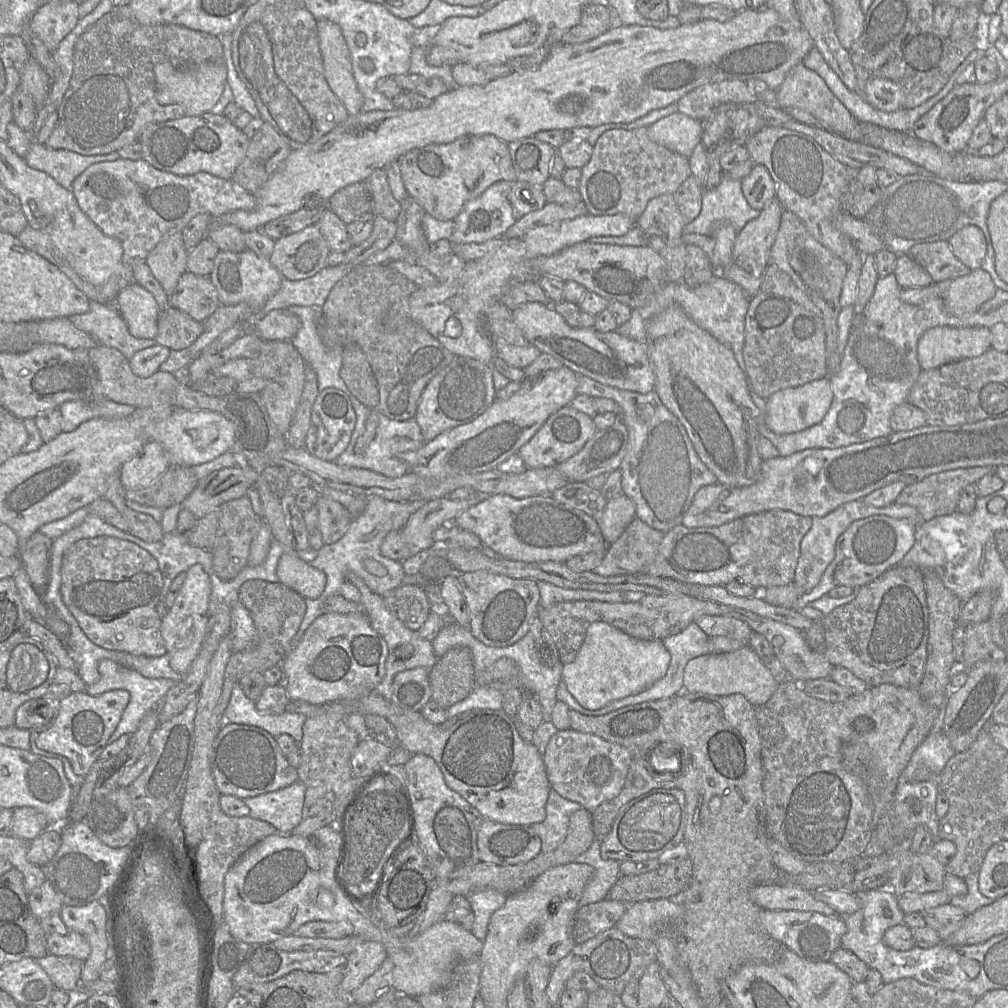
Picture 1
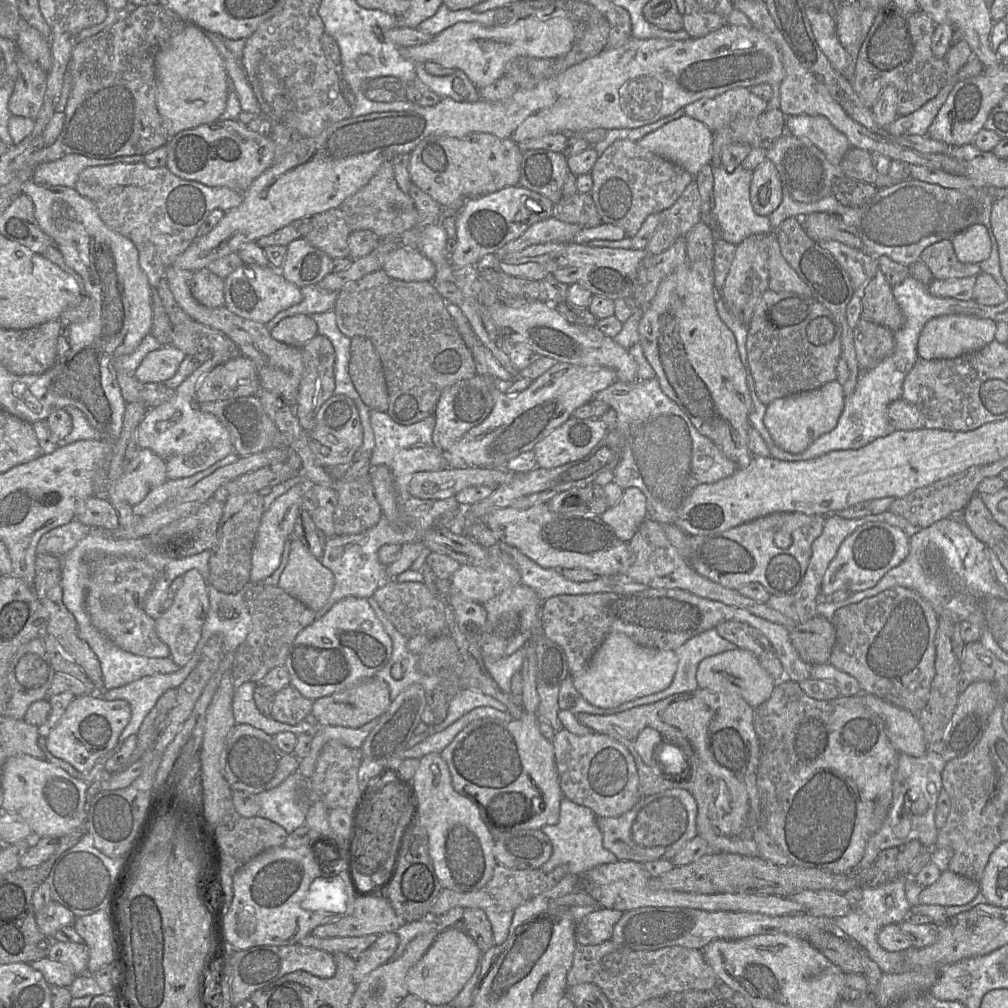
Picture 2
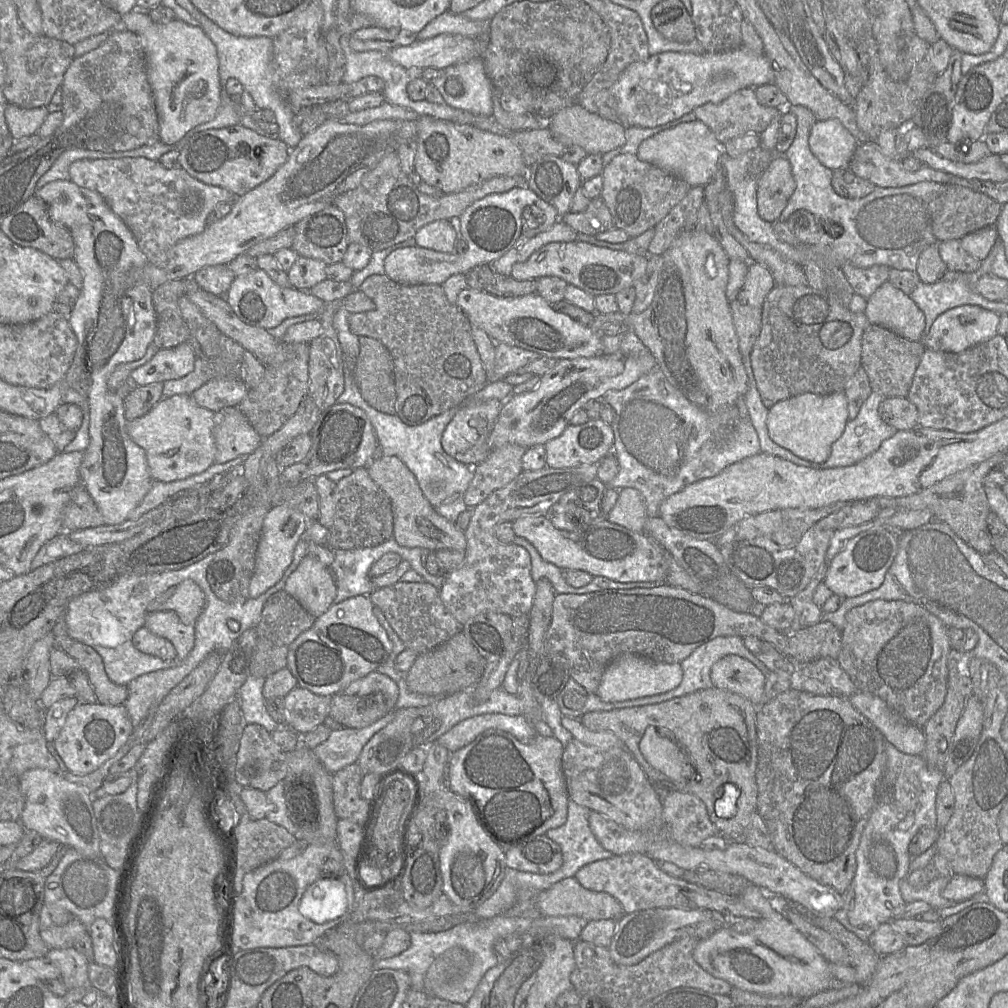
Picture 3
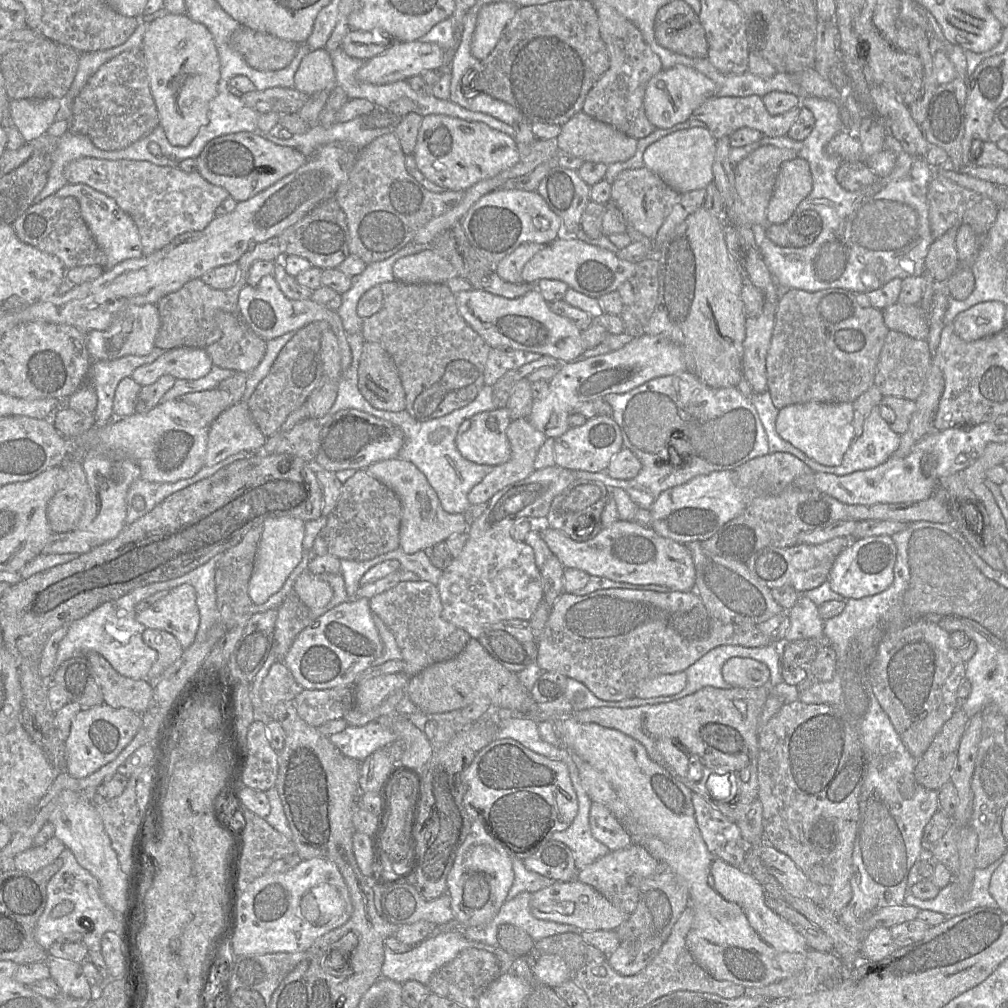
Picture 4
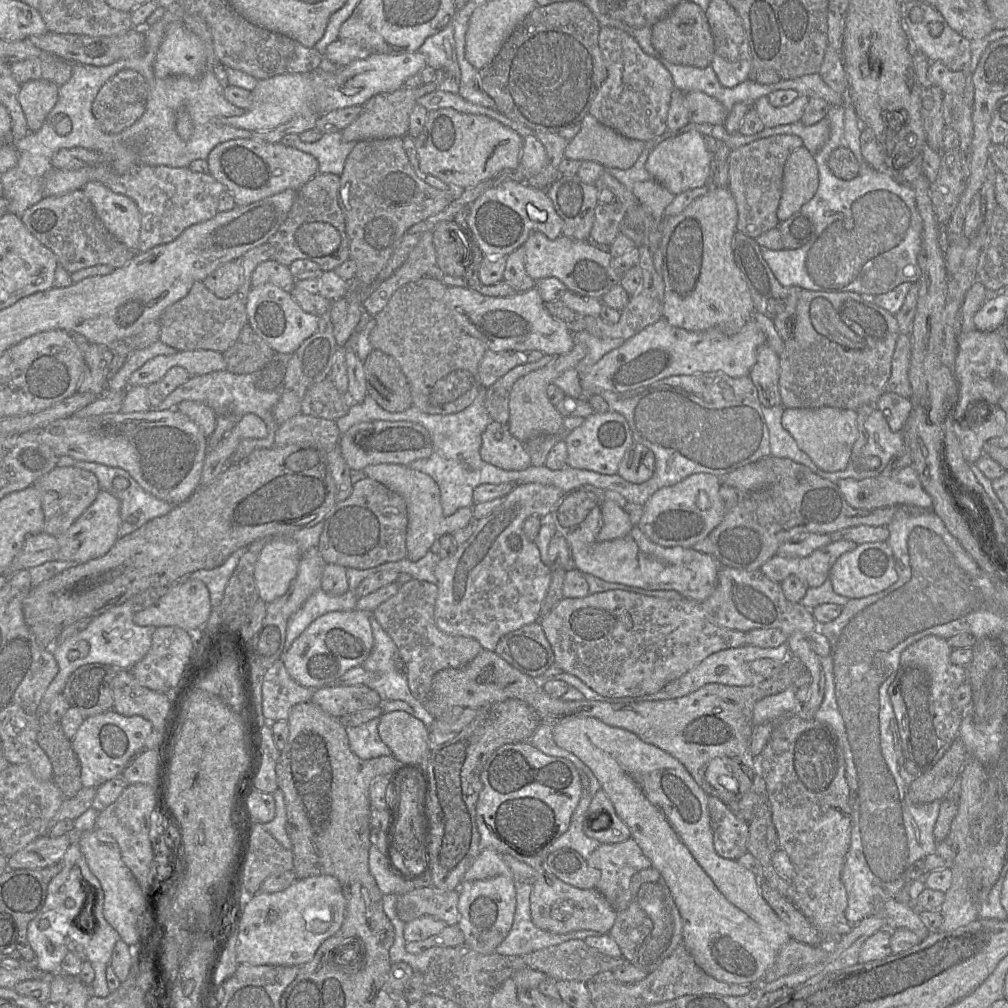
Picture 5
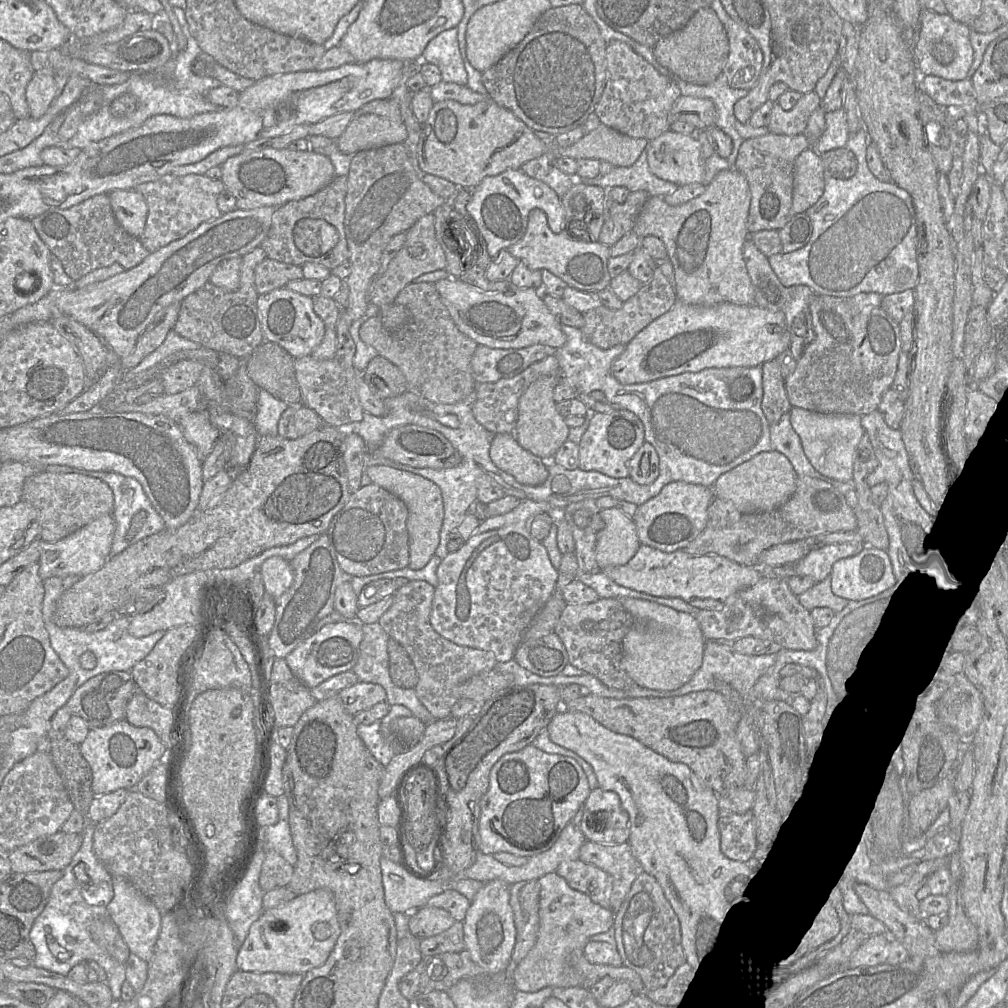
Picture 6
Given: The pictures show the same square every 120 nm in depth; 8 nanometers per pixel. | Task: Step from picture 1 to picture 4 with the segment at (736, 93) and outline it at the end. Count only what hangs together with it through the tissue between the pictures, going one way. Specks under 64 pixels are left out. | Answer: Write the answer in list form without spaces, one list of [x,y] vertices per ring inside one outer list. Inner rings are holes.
[[[751,95],[746,97],[714,96],[704,101],[692,114],[692,117],[704,122],[713,137],[718,140],[730,136],[740,128],[752,128],[760,131],[767,137],[780,137],[787,135],[791,126],[796,121],[802,105],[778,115],[771,115],[761,96]]]

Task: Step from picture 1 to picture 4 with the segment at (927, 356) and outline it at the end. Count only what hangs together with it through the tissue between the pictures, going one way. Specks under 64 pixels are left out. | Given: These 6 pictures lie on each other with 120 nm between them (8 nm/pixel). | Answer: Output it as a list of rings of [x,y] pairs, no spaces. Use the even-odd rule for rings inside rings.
[[[985,301],[960,312],[952,321],[955,333],[971,342],[994,335],[1004,329],[1006,305],[1000,301]]]

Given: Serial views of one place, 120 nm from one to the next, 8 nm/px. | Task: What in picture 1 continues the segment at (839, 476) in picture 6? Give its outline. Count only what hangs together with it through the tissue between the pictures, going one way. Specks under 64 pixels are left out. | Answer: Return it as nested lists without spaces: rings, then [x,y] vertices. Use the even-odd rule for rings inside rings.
[[[828,377],[817,379],[798,387],[779,390],[767,399],[765,423],[777,434],[790,434],[818,424],[828,412],[833,400],[833,391]]]

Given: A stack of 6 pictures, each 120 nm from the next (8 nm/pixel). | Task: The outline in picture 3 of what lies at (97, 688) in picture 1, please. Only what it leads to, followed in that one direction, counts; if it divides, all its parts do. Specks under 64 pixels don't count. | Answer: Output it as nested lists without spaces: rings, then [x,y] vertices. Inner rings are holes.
[[[176,665],[131,680],[126,685],[128,696],[123,705],[128,711],[133,727],[138,726],[151,707],[158,707],[164,697],[193,669],[193,665],[189,668],[188,665]]]

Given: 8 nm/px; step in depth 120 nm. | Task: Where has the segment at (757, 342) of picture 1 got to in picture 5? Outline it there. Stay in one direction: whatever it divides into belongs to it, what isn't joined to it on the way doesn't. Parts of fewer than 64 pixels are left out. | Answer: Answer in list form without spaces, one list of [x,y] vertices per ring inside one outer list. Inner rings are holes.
[[[801,290],[792,335],[784,342],[784,350],[779,355],[781,405],[785,409],[833,407],[857,410],[864,404],[876,404],[891,375],[892,356],[899,334],[896,317],[858,293]]]

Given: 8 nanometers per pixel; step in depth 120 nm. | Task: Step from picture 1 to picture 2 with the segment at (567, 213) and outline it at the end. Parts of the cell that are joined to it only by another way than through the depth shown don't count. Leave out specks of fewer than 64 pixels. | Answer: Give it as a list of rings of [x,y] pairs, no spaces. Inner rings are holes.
[[[551,216],[531,225],[521,236],[508,242],[493,255],[503,257],[511,252],[518,252],[528,246],[548,242],[570,242],[582,229],[577,224],[558,220]]]

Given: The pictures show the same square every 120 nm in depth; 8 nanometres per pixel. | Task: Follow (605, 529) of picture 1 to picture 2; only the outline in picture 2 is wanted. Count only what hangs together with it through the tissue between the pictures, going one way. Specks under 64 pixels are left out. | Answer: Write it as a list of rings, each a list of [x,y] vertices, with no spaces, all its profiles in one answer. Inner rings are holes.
[[[630,487],[624,489],[618,503],[607,508],[601,518],[621,541],[628,542],[646,516],[646,496],[640,489]]]

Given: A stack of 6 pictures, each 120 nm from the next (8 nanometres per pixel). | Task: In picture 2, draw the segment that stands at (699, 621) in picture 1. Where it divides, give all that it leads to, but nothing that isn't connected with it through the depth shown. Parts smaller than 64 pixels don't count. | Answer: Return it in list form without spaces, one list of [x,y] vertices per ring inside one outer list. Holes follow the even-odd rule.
[[[726,621],[715,628],[718,634],[735,644],[738,648],[747,650],[757,658],[765,651],[772,649],[770,641],[757,629],[738,621]]]

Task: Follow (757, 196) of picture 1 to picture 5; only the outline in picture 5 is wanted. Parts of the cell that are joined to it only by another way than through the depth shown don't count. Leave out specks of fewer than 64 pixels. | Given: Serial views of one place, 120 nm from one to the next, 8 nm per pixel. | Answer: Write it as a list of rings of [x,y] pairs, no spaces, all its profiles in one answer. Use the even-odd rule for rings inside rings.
[[[804,146],[796,149],[787,159],[783,173],[782,195],[777,209],[780,222],[800,212],[819,186],[819,171],[812,154]]]

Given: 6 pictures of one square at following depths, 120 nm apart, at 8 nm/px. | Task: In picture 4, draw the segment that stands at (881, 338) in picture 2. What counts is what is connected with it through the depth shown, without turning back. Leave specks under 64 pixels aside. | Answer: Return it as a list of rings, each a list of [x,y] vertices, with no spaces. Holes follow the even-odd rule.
[[[890,330],[885,337],[877,363],[874,385],[883,396],[916,400],[922,393],[931,364],[927,340],[919,340],[902,332]]]

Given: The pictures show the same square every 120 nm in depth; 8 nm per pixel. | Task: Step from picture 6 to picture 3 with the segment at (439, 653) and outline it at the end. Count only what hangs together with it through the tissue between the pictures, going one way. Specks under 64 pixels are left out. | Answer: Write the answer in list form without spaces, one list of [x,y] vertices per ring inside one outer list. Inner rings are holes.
[[[398,581],[374,589],[369,597],[373,606],[383,612],[405,647],[417,654],[440,646],[463,630],[463,625],[446,610],[440,598],[440,590],[428,582]]]

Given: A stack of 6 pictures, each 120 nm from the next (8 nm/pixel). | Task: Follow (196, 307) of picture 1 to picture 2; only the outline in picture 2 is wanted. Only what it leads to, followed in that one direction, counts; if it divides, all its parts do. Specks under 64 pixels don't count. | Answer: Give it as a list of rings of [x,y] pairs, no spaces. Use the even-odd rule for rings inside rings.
[[[208,268],[193,273],[190,288],[193,297],[206,307],[217,308],[225,305],[224,279]]]

